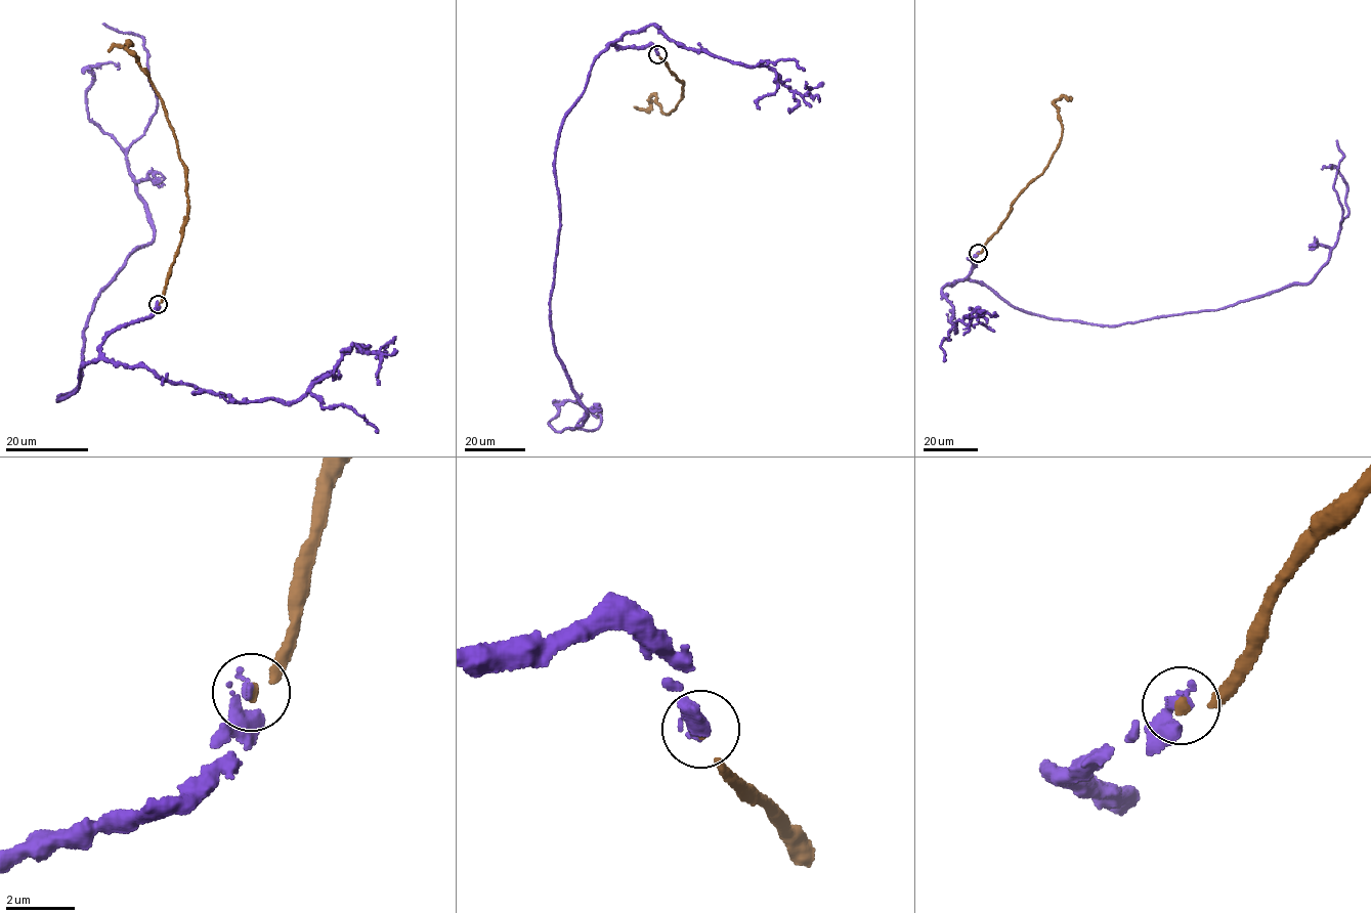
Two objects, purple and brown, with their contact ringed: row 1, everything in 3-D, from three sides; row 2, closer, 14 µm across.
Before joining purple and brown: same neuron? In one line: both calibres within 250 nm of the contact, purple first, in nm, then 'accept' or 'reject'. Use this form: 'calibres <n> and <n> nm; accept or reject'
calibres 280 and 190 nm; reject

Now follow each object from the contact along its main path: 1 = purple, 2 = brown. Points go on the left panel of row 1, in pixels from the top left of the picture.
1: (158, 304), (58, 400), (83, 375), (98, 294), (154, 230), (126, 156), (157, 105), (147, 50), (102, 24)
2: (158, 304), (186, 216), (186, 169), (161, 97), (147, 73), (127, 48), (129, 41), (108, 51)

